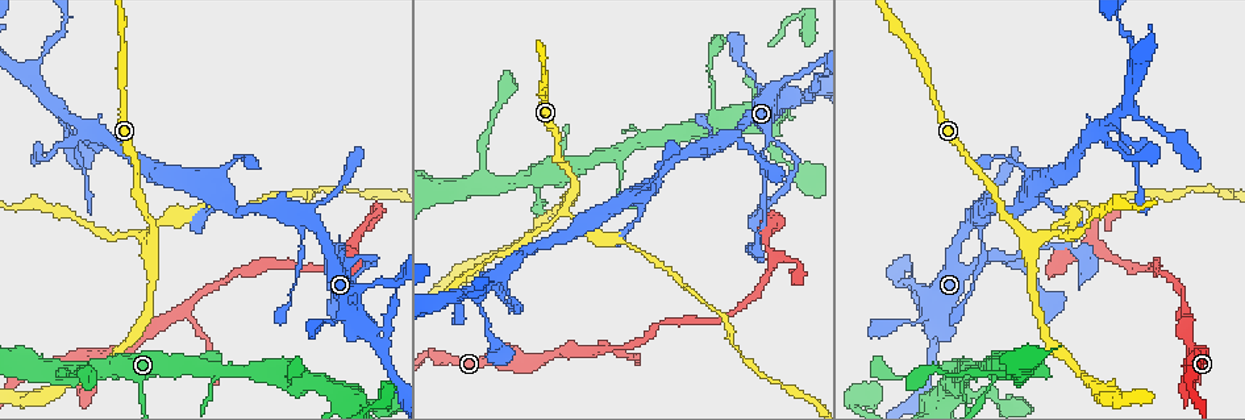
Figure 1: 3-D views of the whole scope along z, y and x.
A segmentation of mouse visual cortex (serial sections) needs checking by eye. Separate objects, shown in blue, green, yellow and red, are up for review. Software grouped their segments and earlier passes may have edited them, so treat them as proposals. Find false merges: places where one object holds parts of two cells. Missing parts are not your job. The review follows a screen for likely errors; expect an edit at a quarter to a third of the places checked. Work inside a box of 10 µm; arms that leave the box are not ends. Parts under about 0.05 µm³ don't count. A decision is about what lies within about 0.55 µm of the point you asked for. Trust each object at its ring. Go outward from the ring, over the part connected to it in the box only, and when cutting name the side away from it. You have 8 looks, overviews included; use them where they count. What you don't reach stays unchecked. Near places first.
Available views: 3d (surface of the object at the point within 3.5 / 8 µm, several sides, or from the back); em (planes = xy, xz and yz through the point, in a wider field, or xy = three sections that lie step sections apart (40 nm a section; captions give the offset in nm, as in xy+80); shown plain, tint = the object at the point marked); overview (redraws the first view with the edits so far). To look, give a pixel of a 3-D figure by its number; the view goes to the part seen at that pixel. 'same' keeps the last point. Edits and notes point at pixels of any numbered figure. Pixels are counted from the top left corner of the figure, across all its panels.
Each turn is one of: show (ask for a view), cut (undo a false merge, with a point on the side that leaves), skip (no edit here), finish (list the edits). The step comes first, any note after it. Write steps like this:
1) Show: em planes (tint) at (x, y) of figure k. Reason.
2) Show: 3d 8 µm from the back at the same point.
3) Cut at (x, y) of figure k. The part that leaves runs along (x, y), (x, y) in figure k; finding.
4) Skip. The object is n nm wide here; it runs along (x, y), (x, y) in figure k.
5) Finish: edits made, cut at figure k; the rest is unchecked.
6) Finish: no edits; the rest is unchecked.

Show: em planes (tint) at (215, 378) of figure 1. Sharp bend.

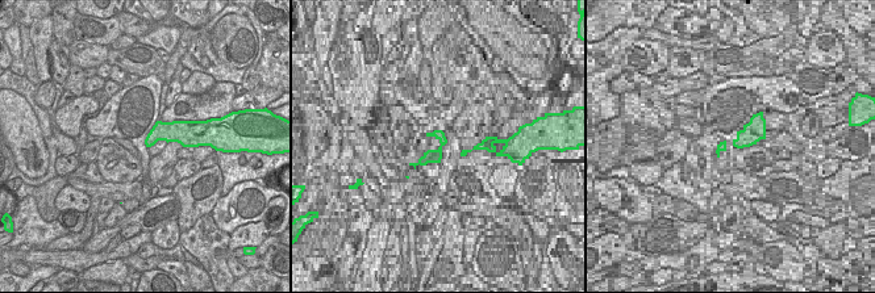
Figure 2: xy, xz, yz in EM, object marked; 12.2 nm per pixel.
Show: 3d 3.5 µm at the same point.

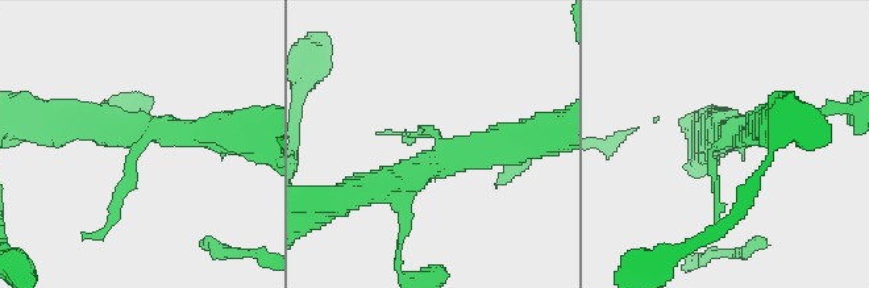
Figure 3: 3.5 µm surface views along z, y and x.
Skip. 3 arms meet here; the arms are 100, 350, 350 nm wide; it runs along (763, 128), (712, 149), (716, 225) in figure 3; continuous, no second cell.

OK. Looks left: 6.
Show: 3d 3.5 µm at (574, 191) of figure 1. Four-way junction.

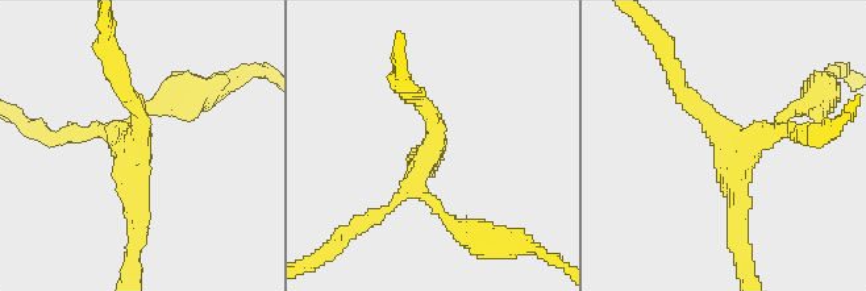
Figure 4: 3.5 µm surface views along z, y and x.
Show: em xy step 3 (tint) at (135, 136) of figure 4. Shape alone is not enough.

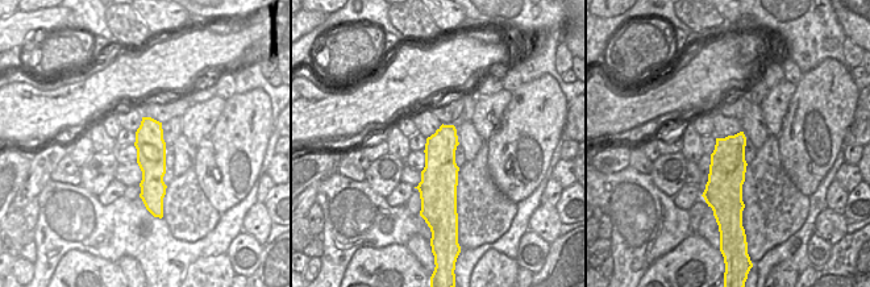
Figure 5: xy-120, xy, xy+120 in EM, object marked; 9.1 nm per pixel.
Show: em xy step 5 (tint) at the same point.

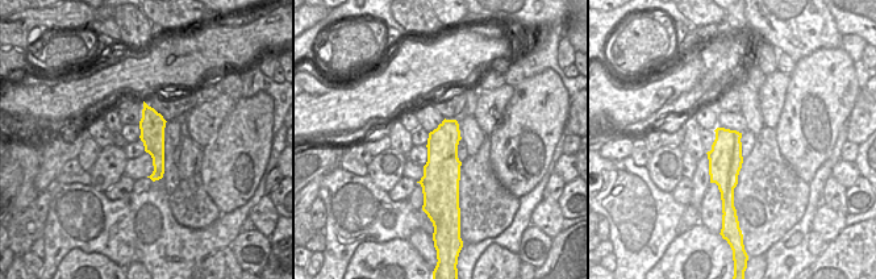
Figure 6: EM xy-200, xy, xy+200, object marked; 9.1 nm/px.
Skip. The arms are 150, 200, 200, 250 nm wide; it runs along (677, 78), (731, 138), (737, 228) in figure 4; continuous, no second cell.

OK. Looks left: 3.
Show: 3d 3.5 µm at (57, 105) of figure 1. Three arms meet.

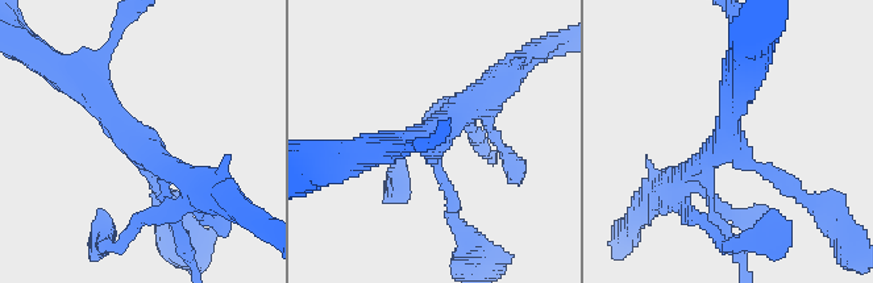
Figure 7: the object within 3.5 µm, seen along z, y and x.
Show: em xy step 1 (tint) at (428, 132) of figure 7. 3 arms meet here; the arms are 150, 300, 350 nm wide.

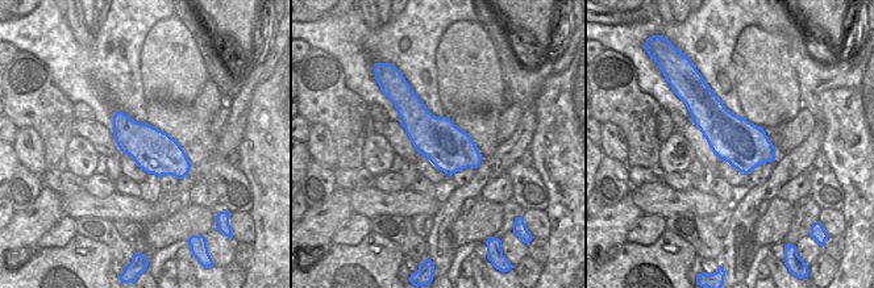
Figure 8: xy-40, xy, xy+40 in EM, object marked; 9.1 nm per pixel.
Skip. It runs along (200, 183), (144, 150), (79, 74) in figure 7; continuous, no second cell.

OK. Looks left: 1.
Finish: no edits; the rest is unchecked.

